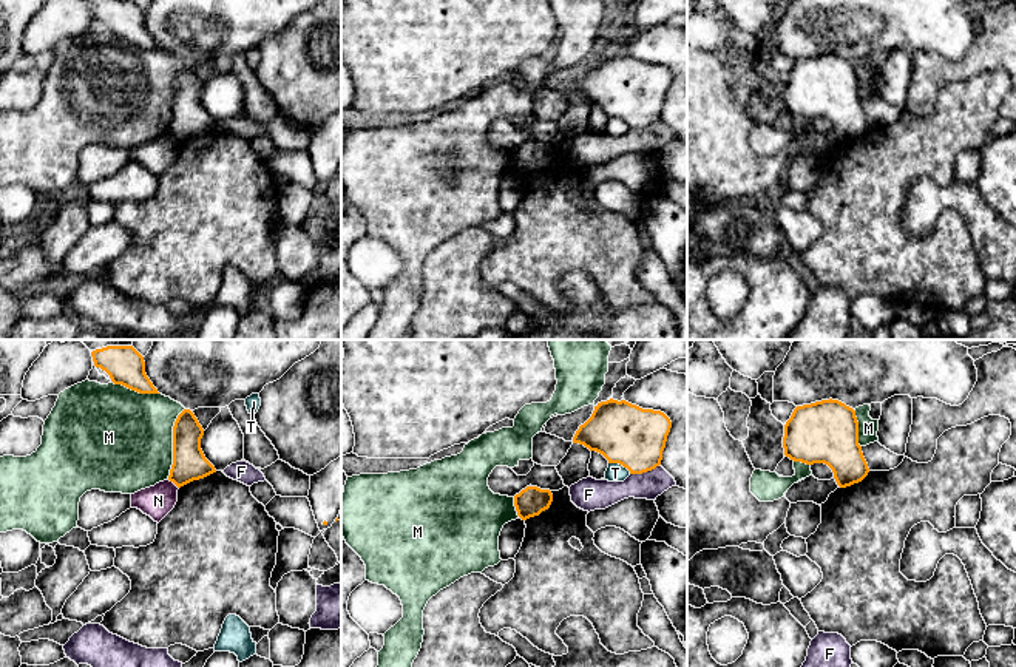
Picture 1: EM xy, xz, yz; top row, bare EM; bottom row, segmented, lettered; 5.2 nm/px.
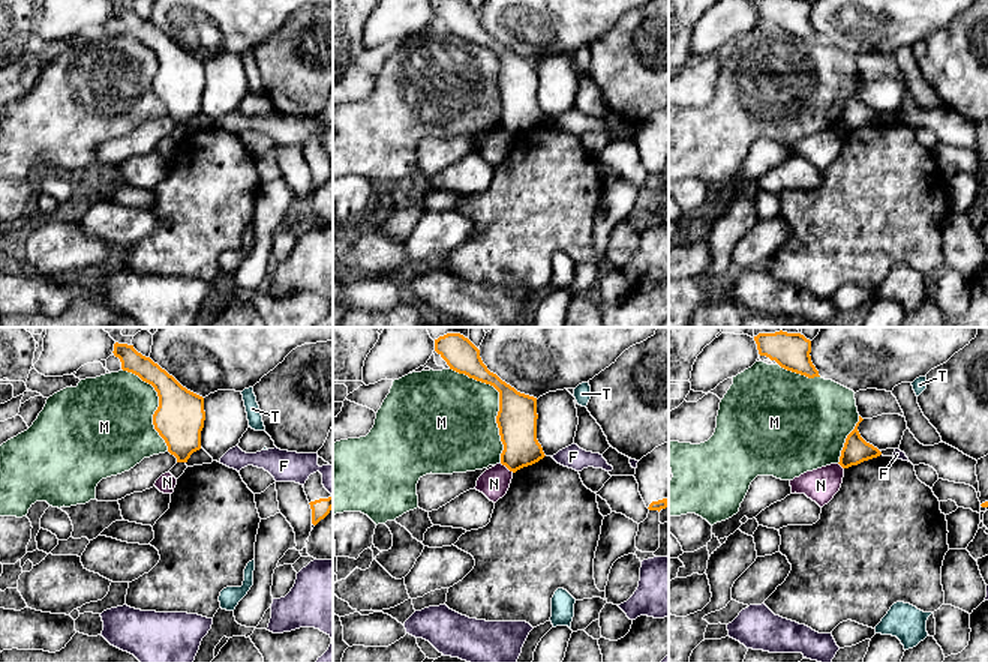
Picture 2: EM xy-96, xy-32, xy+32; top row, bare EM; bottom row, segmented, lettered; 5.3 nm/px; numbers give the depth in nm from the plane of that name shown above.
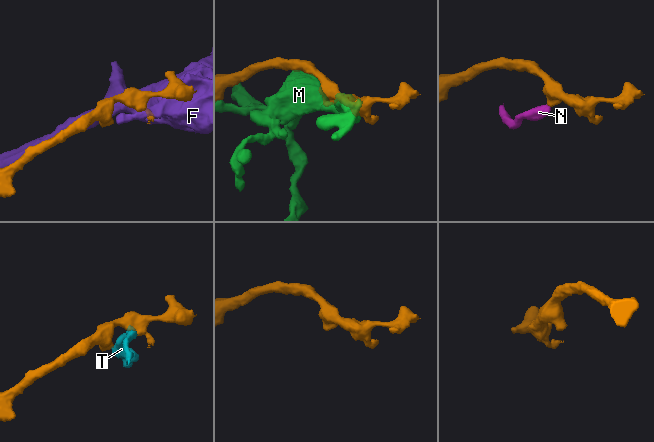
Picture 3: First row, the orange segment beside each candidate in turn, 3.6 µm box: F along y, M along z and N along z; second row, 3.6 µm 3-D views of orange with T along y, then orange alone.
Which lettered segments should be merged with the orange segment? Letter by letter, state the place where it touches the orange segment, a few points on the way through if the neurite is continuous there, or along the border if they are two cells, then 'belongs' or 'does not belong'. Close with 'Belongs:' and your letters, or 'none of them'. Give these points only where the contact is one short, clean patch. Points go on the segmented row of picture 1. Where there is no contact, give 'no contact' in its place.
F: meets orange in xz at (644, 471); does not belong
M: meets orange in xy at (173, 443); does not belong
N: meets orange in xy at (173, 482); border along xy (169, 479), (178, 488); does not belong
T: meets orange in xz at (619, 463); border along xz (609, 462), (618, 462), (630, 473); does not belong
Belongs: none of them

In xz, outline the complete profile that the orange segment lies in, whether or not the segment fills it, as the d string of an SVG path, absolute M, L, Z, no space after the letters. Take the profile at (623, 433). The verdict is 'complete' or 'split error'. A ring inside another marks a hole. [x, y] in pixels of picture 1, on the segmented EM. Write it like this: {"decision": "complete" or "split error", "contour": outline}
{"decision": "complete", "contour": "M610 398L594 406L573 443L602 454L608 463L622 465L630 474L642 474L661 465L670 428L670 418L661 411Z"}

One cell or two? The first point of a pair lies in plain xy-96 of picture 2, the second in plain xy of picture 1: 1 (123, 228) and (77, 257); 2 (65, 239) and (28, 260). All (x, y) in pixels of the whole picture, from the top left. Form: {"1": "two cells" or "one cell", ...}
{"1": "one cell", "2": "one cell"}

